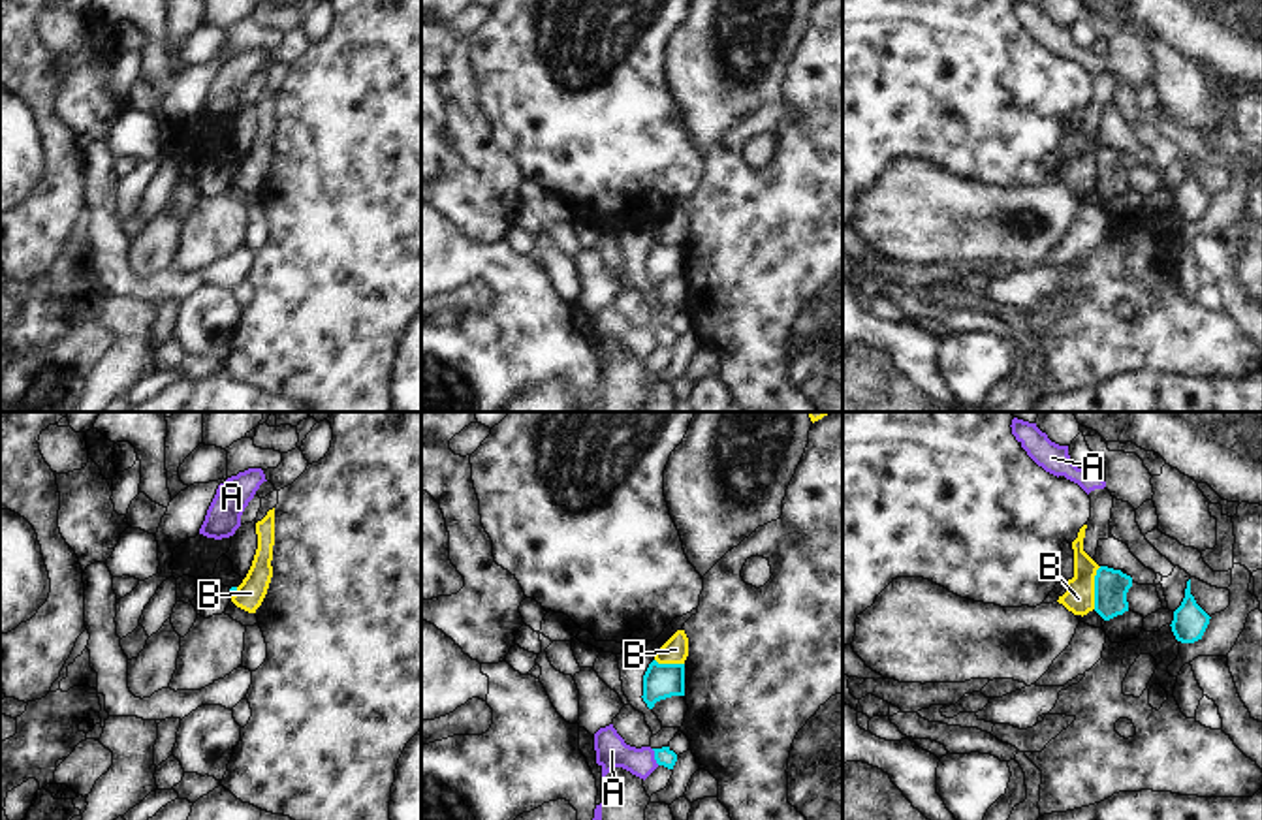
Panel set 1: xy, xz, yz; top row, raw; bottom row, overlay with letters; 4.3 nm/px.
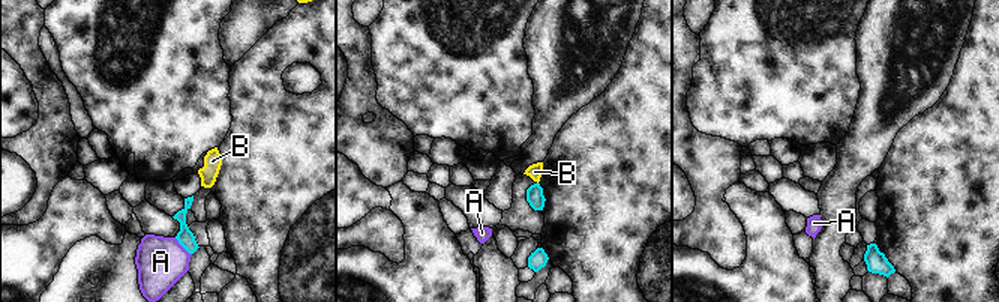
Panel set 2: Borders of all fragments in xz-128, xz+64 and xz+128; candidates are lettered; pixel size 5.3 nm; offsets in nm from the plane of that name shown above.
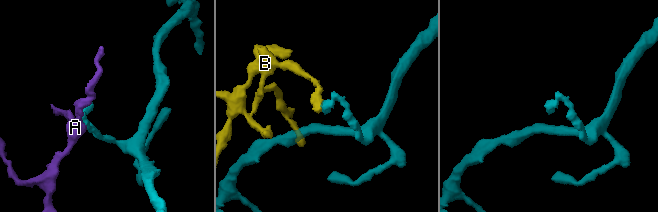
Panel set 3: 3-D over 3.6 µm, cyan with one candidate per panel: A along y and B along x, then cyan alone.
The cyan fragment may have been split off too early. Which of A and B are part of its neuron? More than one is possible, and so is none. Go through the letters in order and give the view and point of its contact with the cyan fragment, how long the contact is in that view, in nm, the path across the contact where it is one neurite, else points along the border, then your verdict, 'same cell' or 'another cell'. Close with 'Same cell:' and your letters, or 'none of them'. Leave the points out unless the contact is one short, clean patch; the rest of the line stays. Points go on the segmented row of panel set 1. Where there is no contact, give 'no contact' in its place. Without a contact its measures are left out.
A: meets cyan in xz at (655, 756); contact 80 nm long; border along xz (651, 749), (659, 764); another cell
B: meets cyan in yz at (1095, 587); contact 190 nm long; border along yz (1101, 567), (1095, 576), (1093, 608); another cell
Same cell: none of them

